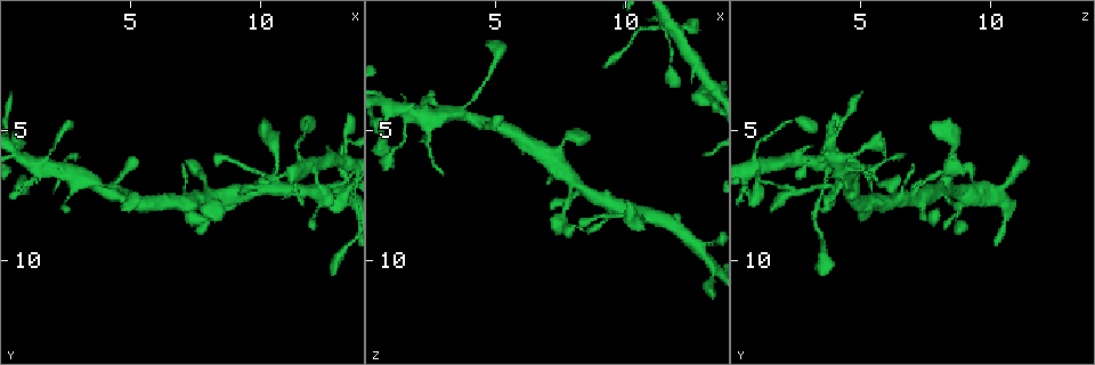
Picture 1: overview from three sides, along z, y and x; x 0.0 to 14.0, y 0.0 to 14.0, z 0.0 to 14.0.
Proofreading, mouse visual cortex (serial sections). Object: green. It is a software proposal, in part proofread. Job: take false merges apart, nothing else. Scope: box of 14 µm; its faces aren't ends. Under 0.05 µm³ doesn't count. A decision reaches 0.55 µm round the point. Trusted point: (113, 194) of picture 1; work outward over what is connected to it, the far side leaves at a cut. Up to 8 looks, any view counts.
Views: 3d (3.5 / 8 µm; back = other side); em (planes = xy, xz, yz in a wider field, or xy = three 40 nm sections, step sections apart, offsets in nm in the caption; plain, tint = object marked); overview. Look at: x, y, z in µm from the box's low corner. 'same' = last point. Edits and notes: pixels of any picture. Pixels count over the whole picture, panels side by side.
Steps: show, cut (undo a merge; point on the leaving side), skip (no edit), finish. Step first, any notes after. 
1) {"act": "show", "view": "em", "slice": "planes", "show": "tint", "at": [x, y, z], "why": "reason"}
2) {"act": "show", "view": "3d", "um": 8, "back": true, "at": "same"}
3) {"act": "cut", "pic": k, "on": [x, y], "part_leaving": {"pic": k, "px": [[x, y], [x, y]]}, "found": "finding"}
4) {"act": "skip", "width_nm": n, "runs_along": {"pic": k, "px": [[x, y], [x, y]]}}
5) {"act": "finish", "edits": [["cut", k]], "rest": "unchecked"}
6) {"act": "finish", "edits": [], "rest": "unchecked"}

{"act": "show", "view": "3d", "um": 3.5, "at": [8.1, 7.6, 7.0], "why": "four-way junction"}

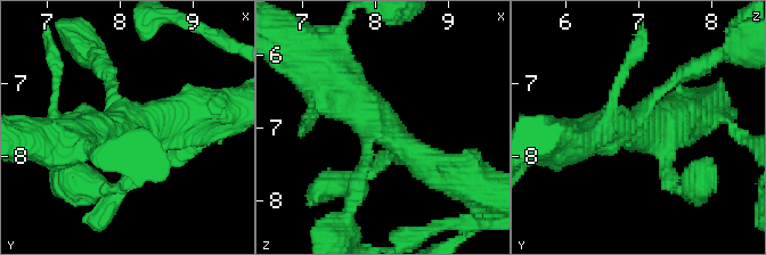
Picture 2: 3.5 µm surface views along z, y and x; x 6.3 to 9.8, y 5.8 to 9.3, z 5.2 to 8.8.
{"act": "show", "view": "em", "slice": "xy", "step": 3, "show": "tint", "at": [8.00, 7.65, 6.90], "arms": 4, "arm_widths_nm": [150, 200, 400, 500], "why": "need the tissue"}

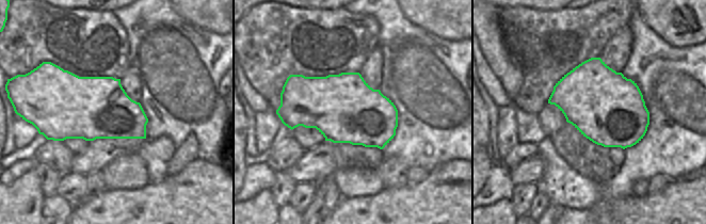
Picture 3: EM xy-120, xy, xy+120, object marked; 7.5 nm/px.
{"act": "skip", "width_nm": 500, "runs_along": {"pic": 2, "px": [[318, 64], [367, 114], [434, 166]]}, "found": "one cell here"}

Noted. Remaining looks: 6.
{"act": "show", "view": "3d", "um": 8, "at": [1.7, 6.4, 4.4], "why": "abrupt turn"}

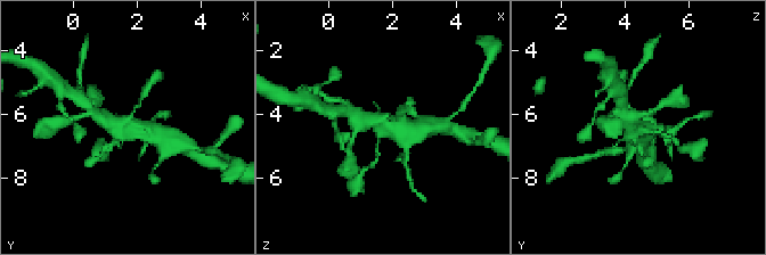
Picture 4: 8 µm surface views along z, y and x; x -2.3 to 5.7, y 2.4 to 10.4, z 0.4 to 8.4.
{"act": "show", "view": "3d", "um": 3.5, "at": [1.9, 6.4, 4.4], "why": "zoom in"}

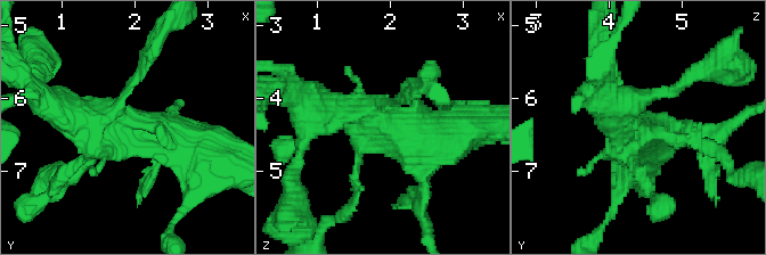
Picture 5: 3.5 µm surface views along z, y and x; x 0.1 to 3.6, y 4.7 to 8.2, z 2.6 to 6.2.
{"act": "show", "view": "em", "slice": "xy", "step": 2, "show": "tint", "at": [1.75, 6.45, 4.45]}

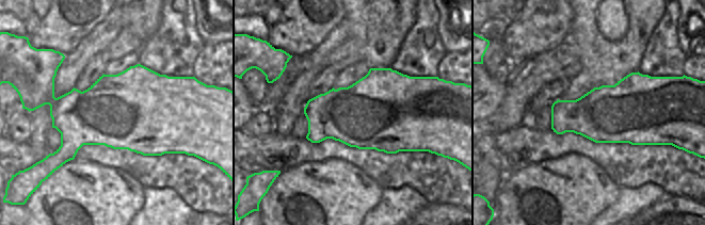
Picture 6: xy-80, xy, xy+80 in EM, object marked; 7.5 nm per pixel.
{"act": "skip", "runs_along": {"pic": 5, "px": [[194, 141], [99, 131], [54, 107]]}, "found": "all the same cell"}

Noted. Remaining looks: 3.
{"act": "show", "view": "3d", "um": 3.5, "at": [5.0, 7.5, 2.6], "why": "calibre changes"}

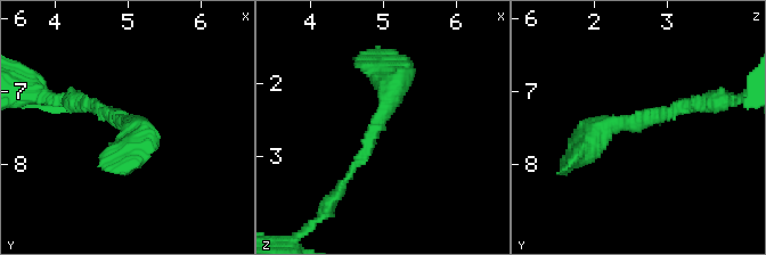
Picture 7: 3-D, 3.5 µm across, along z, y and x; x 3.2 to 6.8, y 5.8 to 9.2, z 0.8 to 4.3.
{"act": "show", "view": "em", "slice": "xy", "step": 5, "show": "tint", "at": [4.90, 7.40, 2.55], "arm_widths_nm": [150, 400], "why": "now the EM"}

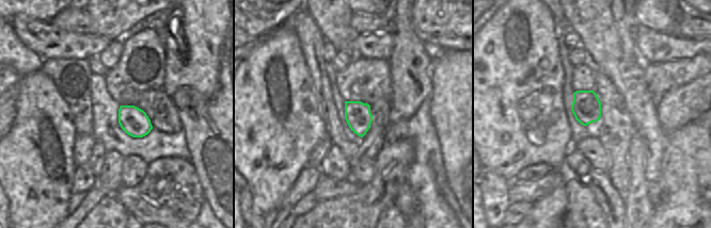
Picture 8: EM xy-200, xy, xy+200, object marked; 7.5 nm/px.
{"act": "skip", "runs_along": {"pic": 7, "px": [[694, 104], [608, 124], [578, 153]]}, "found": "continuous, no second cell"}

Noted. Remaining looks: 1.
{"act": "finish", "edits": [], "rest": "unchecked"}

